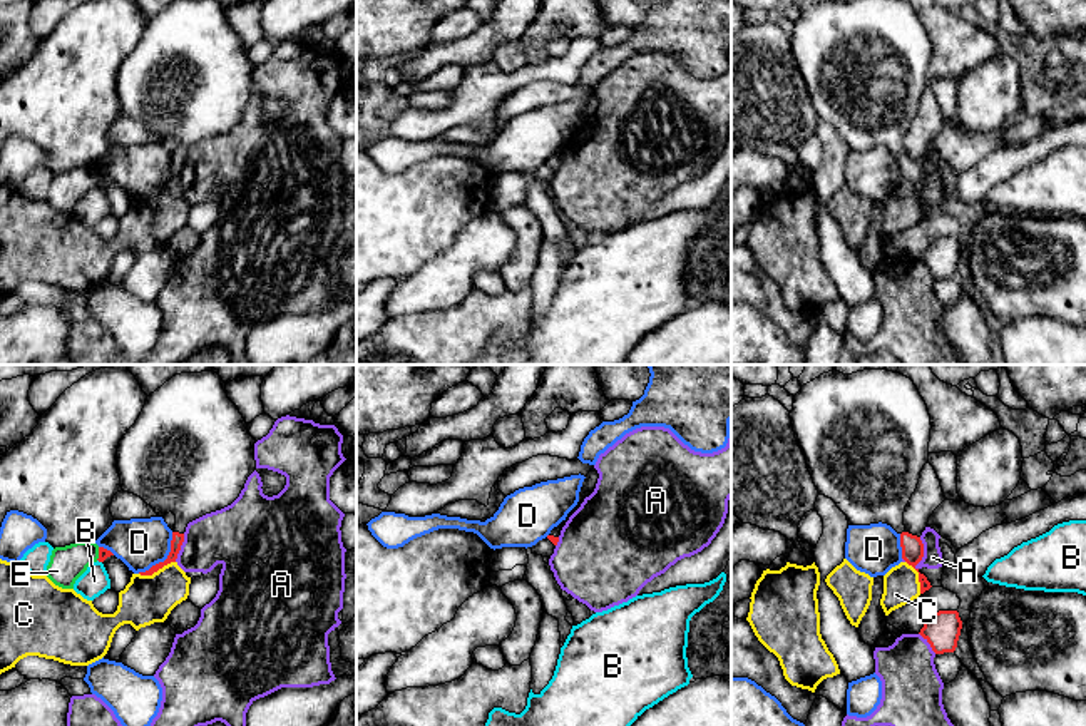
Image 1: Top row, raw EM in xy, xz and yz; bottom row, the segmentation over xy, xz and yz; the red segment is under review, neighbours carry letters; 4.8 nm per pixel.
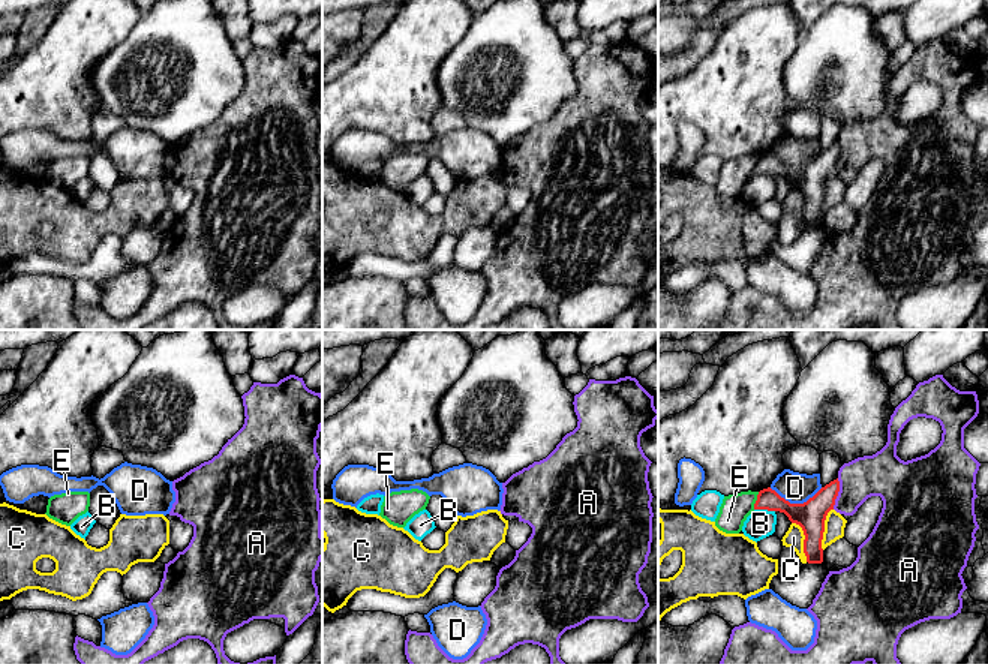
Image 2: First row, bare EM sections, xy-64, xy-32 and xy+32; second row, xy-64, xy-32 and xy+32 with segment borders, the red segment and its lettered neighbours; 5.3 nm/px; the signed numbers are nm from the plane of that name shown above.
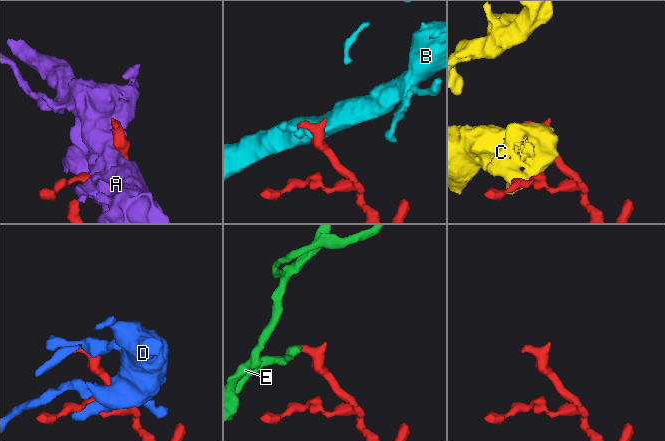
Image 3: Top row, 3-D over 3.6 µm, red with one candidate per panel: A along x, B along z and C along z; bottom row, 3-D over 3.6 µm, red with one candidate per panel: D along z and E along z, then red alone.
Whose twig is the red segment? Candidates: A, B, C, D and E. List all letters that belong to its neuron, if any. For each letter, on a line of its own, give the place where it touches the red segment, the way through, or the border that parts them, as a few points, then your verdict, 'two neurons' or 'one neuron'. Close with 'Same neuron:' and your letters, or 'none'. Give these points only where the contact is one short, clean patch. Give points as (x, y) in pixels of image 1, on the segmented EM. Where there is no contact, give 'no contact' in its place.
A: contact yz (922, 554); two neurons
B: contact xy (99, 561); border xy (97, 559), (101, 562); two neurons
C: contact xy (156, 571); two neurons
D: contact xy (166, 559); two neurons
E: contact xy (99, 554); border xy (99, 547), (96, 559); two neurons
Same neuron: none

